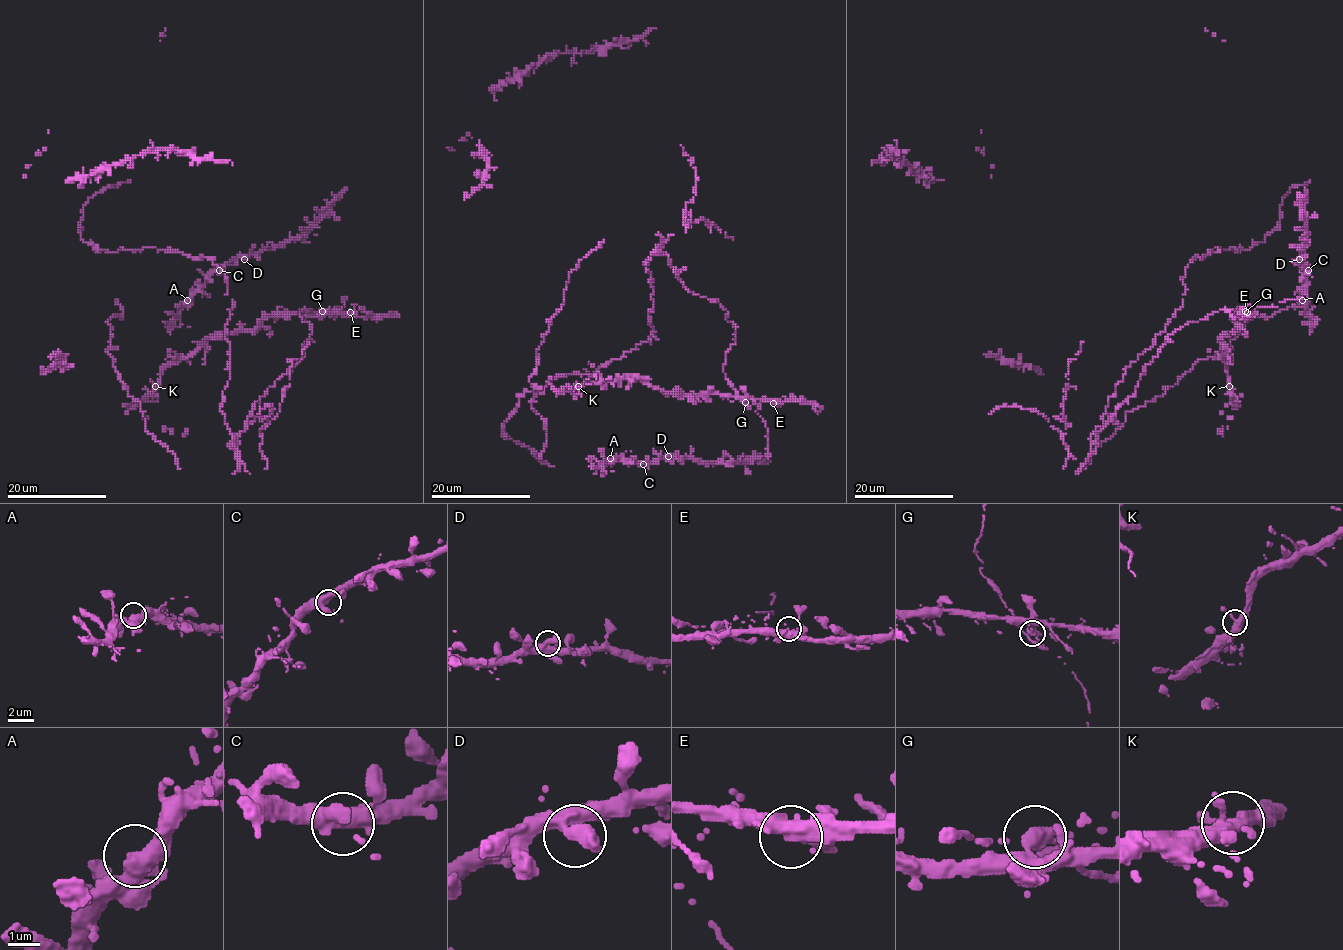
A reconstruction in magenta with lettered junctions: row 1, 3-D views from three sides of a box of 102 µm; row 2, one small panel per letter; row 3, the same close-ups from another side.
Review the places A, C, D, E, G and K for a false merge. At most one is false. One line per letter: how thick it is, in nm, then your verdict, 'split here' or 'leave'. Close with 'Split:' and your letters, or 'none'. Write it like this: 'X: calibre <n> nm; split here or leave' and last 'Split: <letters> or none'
A: calibre 360 nm; leave
C: calibre 400 nm; leave
D: calibre 600 nm; leave
E: calibre 400 nm; leave
G: calibre 500 nm; leave
K: calibre 360 nm; leave
Split: none

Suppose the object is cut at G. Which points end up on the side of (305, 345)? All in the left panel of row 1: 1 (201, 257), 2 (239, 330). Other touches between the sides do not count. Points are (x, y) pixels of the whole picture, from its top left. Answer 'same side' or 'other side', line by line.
1: same side
2: other side

